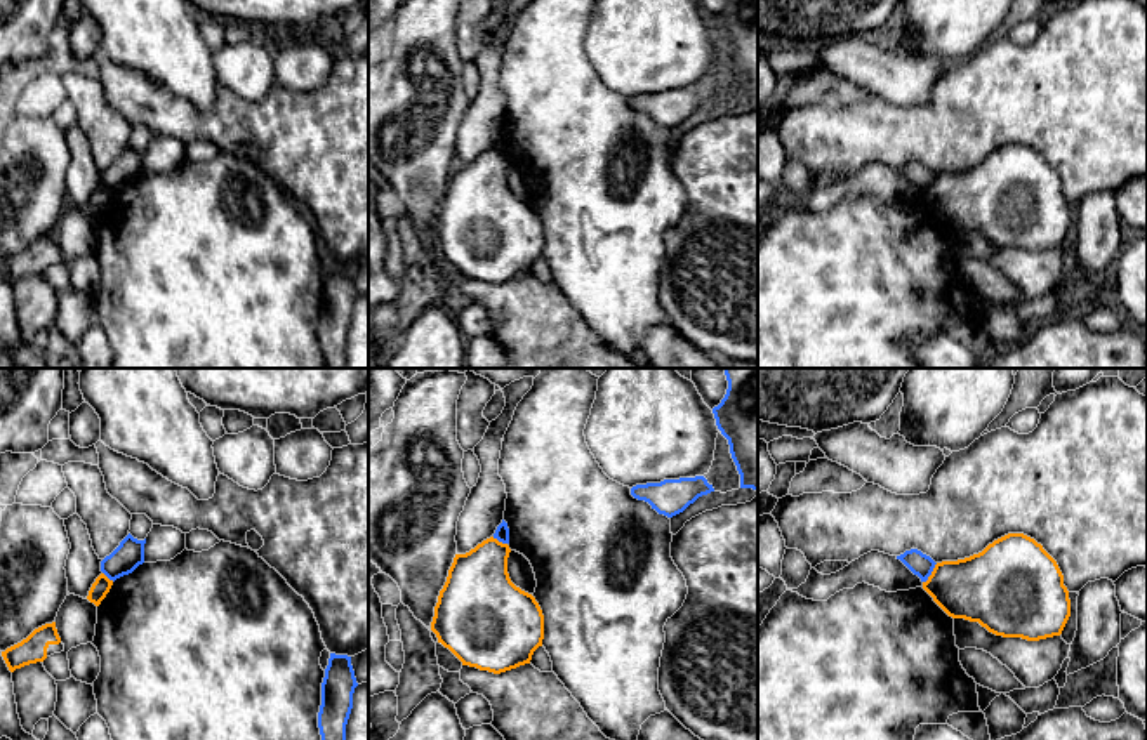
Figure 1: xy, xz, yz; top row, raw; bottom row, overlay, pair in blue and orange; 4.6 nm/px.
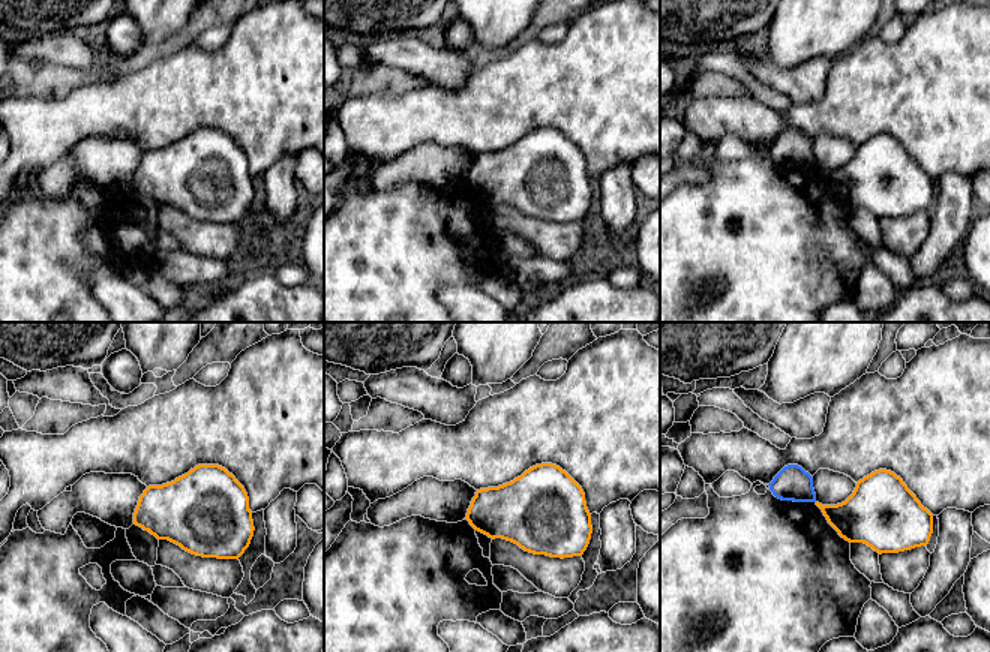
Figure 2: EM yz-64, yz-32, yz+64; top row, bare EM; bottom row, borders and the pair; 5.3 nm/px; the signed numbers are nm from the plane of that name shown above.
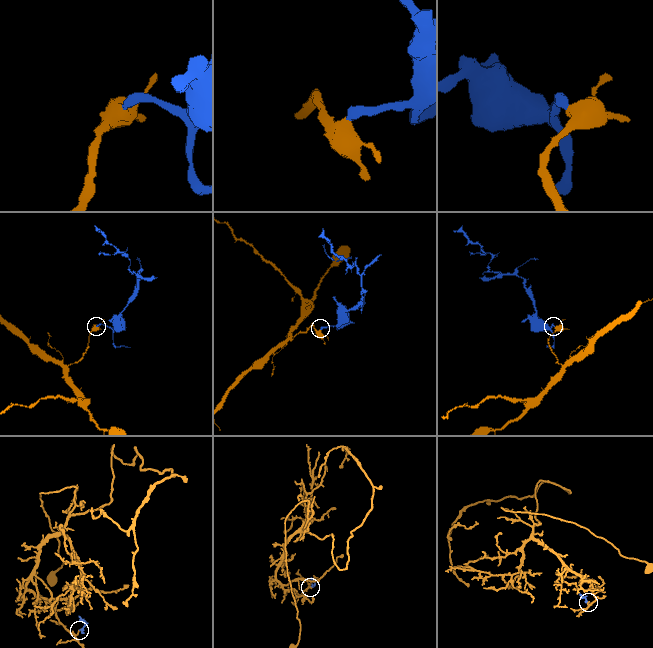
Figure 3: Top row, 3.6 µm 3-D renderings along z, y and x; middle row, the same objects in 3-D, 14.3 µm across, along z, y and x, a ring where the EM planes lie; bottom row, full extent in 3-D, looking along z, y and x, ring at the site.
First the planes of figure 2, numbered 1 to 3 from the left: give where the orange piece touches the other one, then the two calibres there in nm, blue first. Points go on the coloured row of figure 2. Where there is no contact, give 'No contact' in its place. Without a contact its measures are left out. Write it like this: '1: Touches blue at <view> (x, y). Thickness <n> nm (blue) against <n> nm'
1: No contact
2: No contact
3: No contact

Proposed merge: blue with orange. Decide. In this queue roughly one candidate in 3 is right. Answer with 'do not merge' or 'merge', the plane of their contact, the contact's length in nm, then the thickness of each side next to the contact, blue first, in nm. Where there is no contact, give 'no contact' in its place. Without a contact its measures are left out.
do not merge | yz | 120 nm | 110/320 nm

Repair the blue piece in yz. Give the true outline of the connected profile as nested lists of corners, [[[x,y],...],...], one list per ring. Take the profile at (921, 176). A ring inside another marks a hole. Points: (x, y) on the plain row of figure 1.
[[[918,160],[905,162],[904,165],[897,167],[914,186],[921,189],[921,193],[926,193],[935,179],[935,172],[923,165]]]

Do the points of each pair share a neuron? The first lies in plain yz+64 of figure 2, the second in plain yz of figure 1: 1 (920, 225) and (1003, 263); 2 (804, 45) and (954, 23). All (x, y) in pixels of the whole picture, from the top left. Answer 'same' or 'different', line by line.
1: same
2: same

